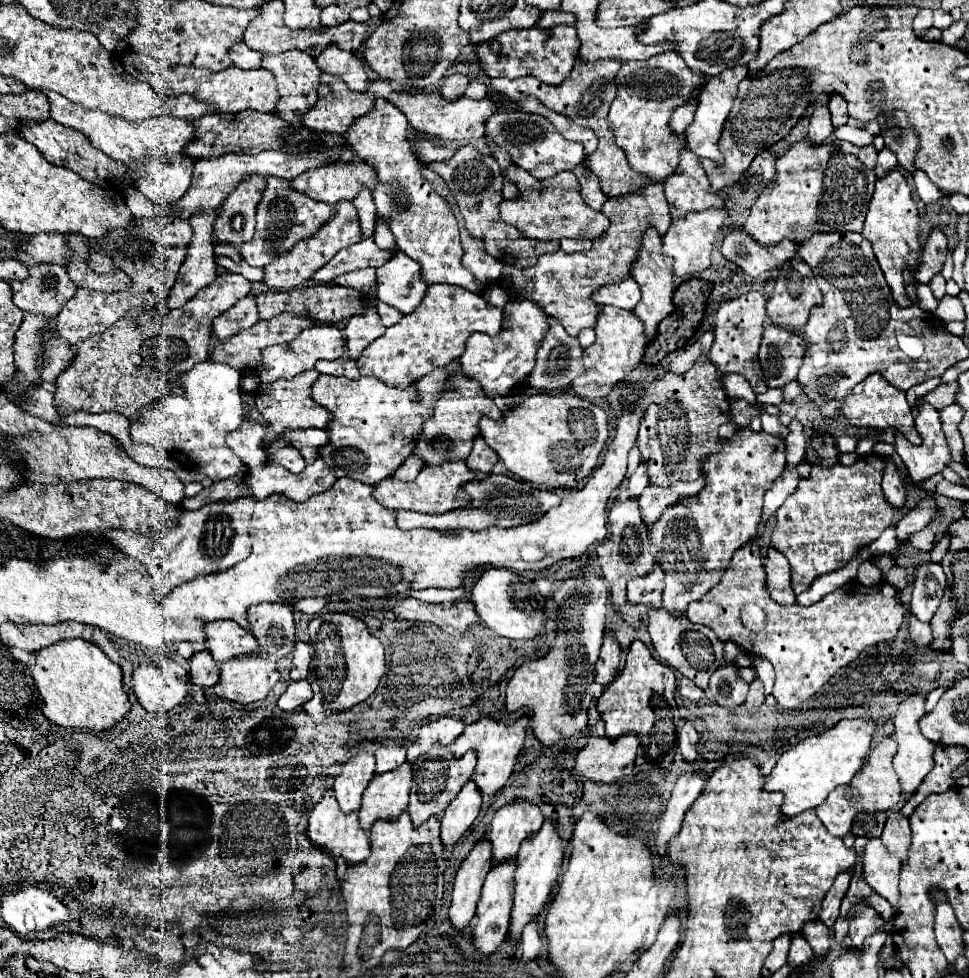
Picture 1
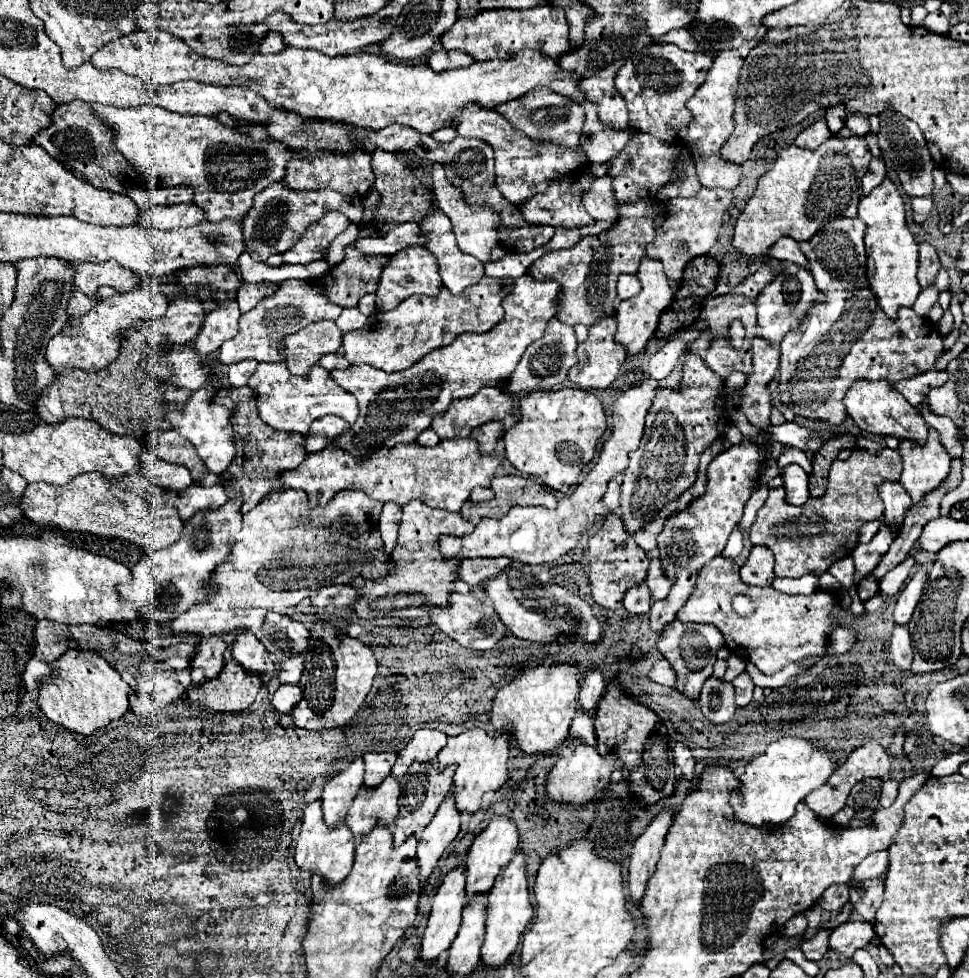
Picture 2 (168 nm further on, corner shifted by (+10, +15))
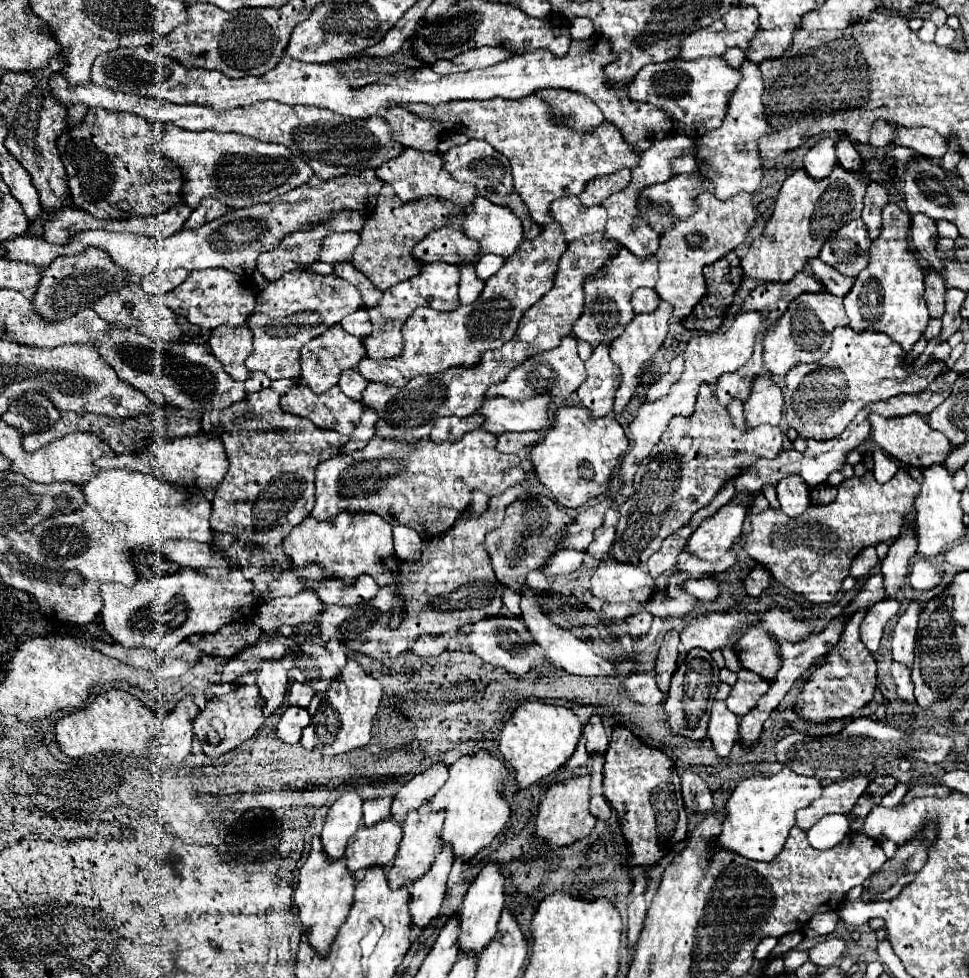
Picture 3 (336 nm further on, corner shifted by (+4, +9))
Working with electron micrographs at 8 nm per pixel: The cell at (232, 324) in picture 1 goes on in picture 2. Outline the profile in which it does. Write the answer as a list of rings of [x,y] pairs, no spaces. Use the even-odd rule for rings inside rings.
[[[236,302],[212,310],[206,316],[202,330],[196,338],[196,350],[200,354],[210,354],[218,350],[226,340],[234,338],[238,334],[238,318],[240,318],[240,310]]]

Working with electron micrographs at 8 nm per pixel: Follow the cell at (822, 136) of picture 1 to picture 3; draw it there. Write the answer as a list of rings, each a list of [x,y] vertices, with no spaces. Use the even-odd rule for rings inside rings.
[[[828,136],[822,138],[816,146],[812,146],[804,156],[804,168],[816,180],[826,178],[832,172],[836,162],[838,162],[836,142],[832,138],[828,138]]]

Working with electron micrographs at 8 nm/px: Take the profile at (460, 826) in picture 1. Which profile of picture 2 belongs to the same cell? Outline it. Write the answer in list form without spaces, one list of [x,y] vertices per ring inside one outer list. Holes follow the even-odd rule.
[[[448,796],[418,840],[416,860],[420,866],[422,884],[426,884],[428,876],[438,866],[438,860],[442,858],[444,850],[454,842],[458,830],[460,830],[460,812],[452,808],[452,796]]]

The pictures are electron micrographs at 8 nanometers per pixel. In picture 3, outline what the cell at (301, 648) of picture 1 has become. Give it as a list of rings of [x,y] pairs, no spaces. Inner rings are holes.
[[[292,682],[292,684],[290,684],[288,702],[290,702],[292,706],[308,708],[312,696],[314,696],[314,688],[310,688],[306,682]]]

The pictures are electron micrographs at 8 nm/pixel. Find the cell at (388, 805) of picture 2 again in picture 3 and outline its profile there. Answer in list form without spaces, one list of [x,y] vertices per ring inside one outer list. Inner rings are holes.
[[[384,818],[374,826],[360,826],[350,842],[346,844],[348,870],[356,874],[368,866],[386,866],[390,868],[402,840],[402,824],[394,818]]]

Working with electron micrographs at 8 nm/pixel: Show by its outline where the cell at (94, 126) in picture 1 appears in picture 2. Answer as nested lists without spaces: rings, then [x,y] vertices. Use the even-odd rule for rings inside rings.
[[[94,104],[96,114],[114,128],[116,132],[116,148],[126,156],[126,160],[130,160],[130,164],[136,168],[136,172],[140,174],[142,186],[144,188],[172,188],[172,186],[190,186],[190,188],[198,188],[203,186],[203,190],[194,190],[194,200],[196,204],[200,204],[204,208],[204,214],[208,220],[212,222],[220,222],[218,216],[224,218],[240,218],[242,214],[246,214],[252,206],[254,194],[262,192],[264,188],[268,188],[274,182],[280,182],[286,174],[286,166],[288,162],[294,158],[292,150],[288,152],[288,148],[282,142],[254,142],[250,136],[236,132],[234,128],[218,122],[216,118],[208,118],[208,116],[176,116],[174,112],[168,112],[164,108],[156,108],[156,106],[138,106],[138,108],[112,108],[112,106],[100,106]],[[210,191],[210,200],[200,200],[197,194]]]

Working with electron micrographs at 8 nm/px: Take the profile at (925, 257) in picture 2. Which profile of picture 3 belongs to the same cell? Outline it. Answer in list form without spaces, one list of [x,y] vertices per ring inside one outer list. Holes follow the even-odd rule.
[[[928,270],[924,278],[924,286],[926,286],[924,298],[928,304],[930,316],[940,318],[944,314],[944,292],[946,292],[946,284],[942,282],[942,276],[934,274],[934,270]]]

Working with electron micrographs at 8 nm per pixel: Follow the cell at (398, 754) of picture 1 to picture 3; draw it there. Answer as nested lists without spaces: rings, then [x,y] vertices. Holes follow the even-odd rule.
[[[392,796],[364,800],[364,824],[372,826],[378,820],[390,816],[390,802],[392,802]]]

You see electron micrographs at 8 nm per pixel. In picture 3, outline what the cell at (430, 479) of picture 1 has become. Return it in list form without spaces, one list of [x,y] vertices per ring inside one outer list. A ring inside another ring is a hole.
[[[474,430],[464,434],[458,442],[434,444],[432,440],[408,444],[386,440],[374,436],[362,450],[352,454],[338,454],[338,458],[328,458],[316,470],[316,504],[312,510],[312,518],[328,520],[334,518],[342,510],[350,512],[376,512],[388,524],[402,524],[420,534],[422,540],[430,540],[442,532],[446,532],[456,516],[460,516],[472,502],[474,492],[484,492],[486,496],[504,494],[510,486],[516,486],[524,480],[522,462],[516,454],[500,454],[496,452],[496,436],[486,430]]]

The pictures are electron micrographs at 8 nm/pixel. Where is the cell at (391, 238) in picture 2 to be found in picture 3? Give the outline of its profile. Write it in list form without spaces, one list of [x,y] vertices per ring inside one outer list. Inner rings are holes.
[[[450,226],[438,228],[430,232],[418,246],[414,246],[414,258],[418,262],[448,262],[448,264],[464,264],[478,262],[478,242],[466,238],[460,230]]]

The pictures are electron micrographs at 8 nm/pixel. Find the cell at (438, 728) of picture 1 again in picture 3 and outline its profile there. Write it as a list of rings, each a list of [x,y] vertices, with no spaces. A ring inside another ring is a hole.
[[[434,762],[428,770],[420,774],[412,774],[408,780],[402,782],[400,792],[394,796],[392,802],[392,816],[398,822],[404,822],[404,816],[430,800],[438,788],[446,782],[448,768],[442,762]]]

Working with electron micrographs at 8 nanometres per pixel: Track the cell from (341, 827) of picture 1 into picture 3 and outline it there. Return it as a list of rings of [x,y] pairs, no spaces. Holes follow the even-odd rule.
[[[314,836],[310,842],[310,854],[308,854],[304,866],[300,868],[294,904],[300,910],[300,920],[302,920],[304,932],[310,932],[308,940],[316,948],[318,954],[328,952],[332,940],[336,938],[338,928],[346,920],[348,910],[352,906],[354,886],[356,886],[356,880],[346,866],[346,858],[340,858],[338,862],[334,862],[332,858],[326,858],[326,850],[322,850],[320,836]]]

